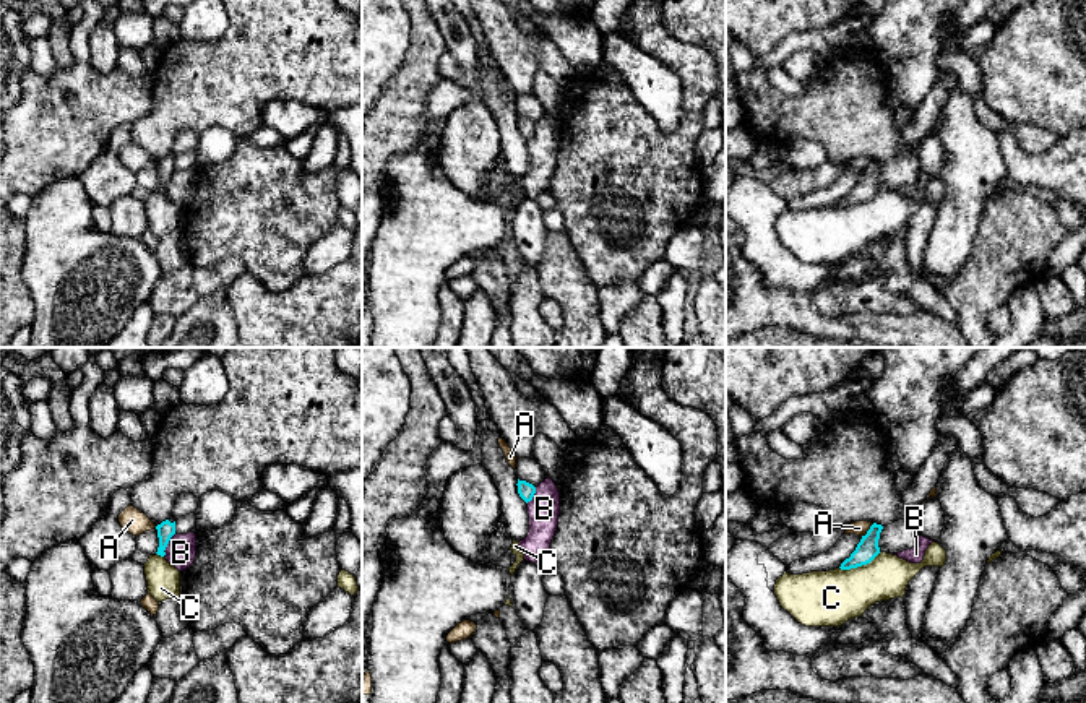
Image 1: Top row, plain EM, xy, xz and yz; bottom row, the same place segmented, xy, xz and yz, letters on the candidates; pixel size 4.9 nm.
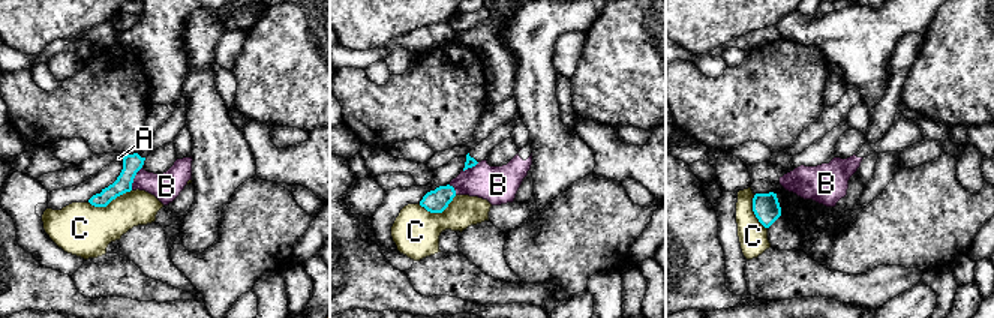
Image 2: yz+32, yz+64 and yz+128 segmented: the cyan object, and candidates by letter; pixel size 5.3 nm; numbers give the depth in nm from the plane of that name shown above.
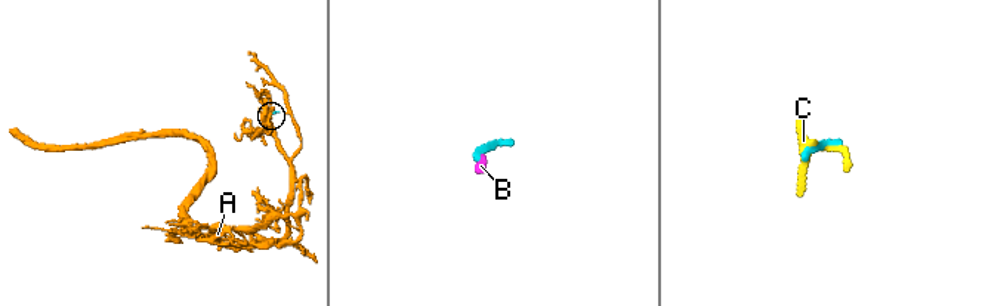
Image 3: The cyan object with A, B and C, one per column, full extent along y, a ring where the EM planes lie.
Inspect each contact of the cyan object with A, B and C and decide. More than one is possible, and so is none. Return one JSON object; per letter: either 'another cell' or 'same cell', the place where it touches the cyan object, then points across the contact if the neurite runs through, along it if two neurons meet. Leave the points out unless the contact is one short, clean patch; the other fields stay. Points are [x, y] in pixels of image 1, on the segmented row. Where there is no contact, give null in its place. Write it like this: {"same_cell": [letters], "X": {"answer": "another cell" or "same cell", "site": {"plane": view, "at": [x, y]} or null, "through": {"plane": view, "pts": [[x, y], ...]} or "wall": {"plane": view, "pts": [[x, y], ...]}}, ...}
{"same_cell": [], "A": {"answer": "another cell", "site": {"plane": "yz", "at": [867, 531]}, "wall": {"plane": "yz", "pts": [[874, 523], [861, 536]]}}, "B": {"answer": "another cell", "site": {"plane": "xy", "at": [168, 543]}, "wall": {"plane": "xy", "pts": [[176, 533], [163, 556]]}}, "C": {"answer": "another cell", "site": {"plane": "yz", "at": [859, 565]}}}

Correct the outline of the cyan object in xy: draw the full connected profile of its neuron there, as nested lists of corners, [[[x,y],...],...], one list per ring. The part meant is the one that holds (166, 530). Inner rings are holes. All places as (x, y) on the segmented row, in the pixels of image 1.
[[[169,520],[162,521],[161,524],[156,526],[157,529],[157,537],[159,537],[159,547],[157,547],[157,555],[164,557],[166,555],[166,547],[170,541],[170,537],[175,534],[175,521],[170,523]]]

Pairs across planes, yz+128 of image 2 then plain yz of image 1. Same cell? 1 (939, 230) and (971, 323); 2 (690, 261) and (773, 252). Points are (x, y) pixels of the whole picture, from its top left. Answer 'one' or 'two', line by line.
1: one
2: two

